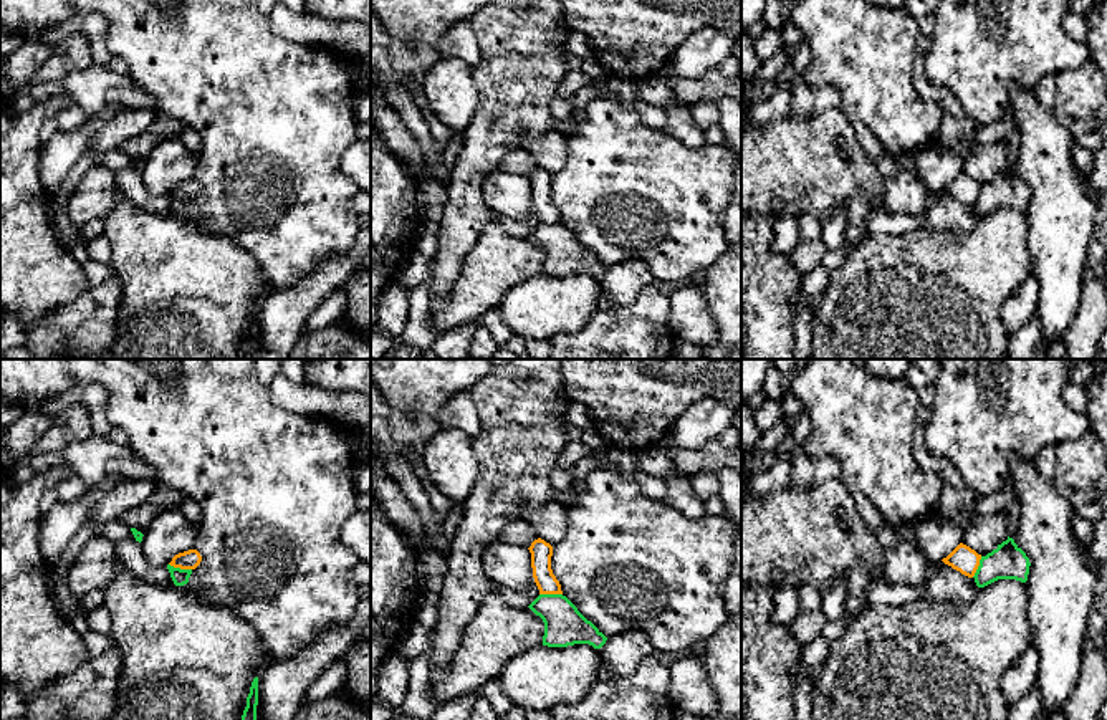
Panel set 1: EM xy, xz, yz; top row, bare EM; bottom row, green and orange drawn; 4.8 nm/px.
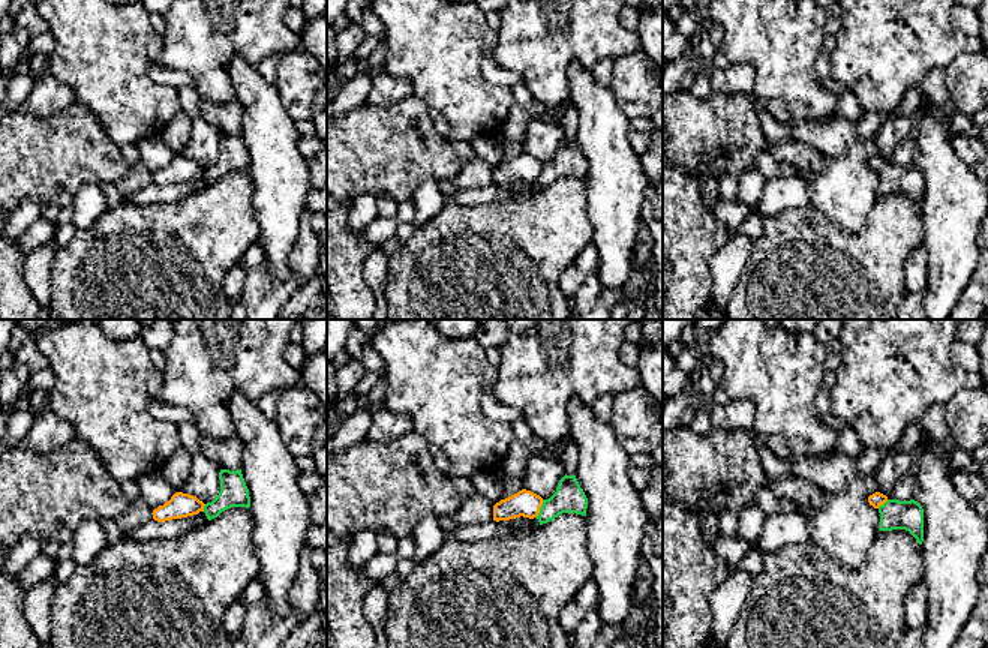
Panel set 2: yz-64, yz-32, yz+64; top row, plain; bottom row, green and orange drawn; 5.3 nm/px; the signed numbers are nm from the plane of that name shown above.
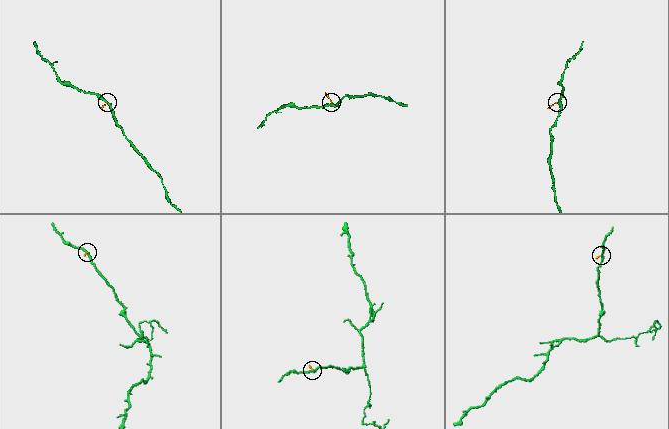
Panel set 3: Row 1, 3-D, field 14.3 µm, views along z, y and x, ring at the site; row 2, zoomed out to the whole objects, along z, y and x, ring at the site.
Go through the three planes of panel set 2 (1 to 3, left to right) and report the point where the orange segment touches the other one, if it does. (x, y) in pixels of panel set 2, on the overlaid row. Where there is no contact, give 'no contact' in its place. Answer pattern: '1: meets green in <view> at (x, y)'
1: meets green in yz-64 at (204, 507)
2: meets green in yz-32 at (540, 509)
3: meets green in yz+64 at (883, 504)

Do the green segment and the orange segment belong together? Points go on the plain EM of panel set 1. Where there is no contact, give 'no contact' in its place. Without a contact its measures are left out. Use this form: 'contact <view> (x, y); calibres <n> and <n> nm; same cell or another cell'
contact xy (179, 197); calibres 80 and 100 nm; another cell

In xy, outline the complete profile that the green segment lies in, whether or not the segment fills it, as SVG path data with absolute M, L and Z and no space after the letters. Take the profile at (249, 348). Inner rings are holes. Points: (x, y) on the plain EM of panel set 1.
M258 306L253 308L250 323L247 326L247 336L242 344L243 359L250 359L256 353L256 334L258 334Z

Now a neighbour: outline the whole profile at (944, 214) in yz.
M943 190L930 192L918 217L923 218L923 230L950 233L955 238L966 237L976 223L975 207L968 207Z

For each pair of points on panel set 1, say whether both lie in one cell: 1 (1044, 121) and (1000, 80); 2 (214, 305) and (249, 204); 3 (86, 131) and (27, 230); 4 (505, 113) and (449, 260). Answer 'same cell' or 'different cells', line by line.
1: different cells
2: different cells
3: different cells
4: same cell

